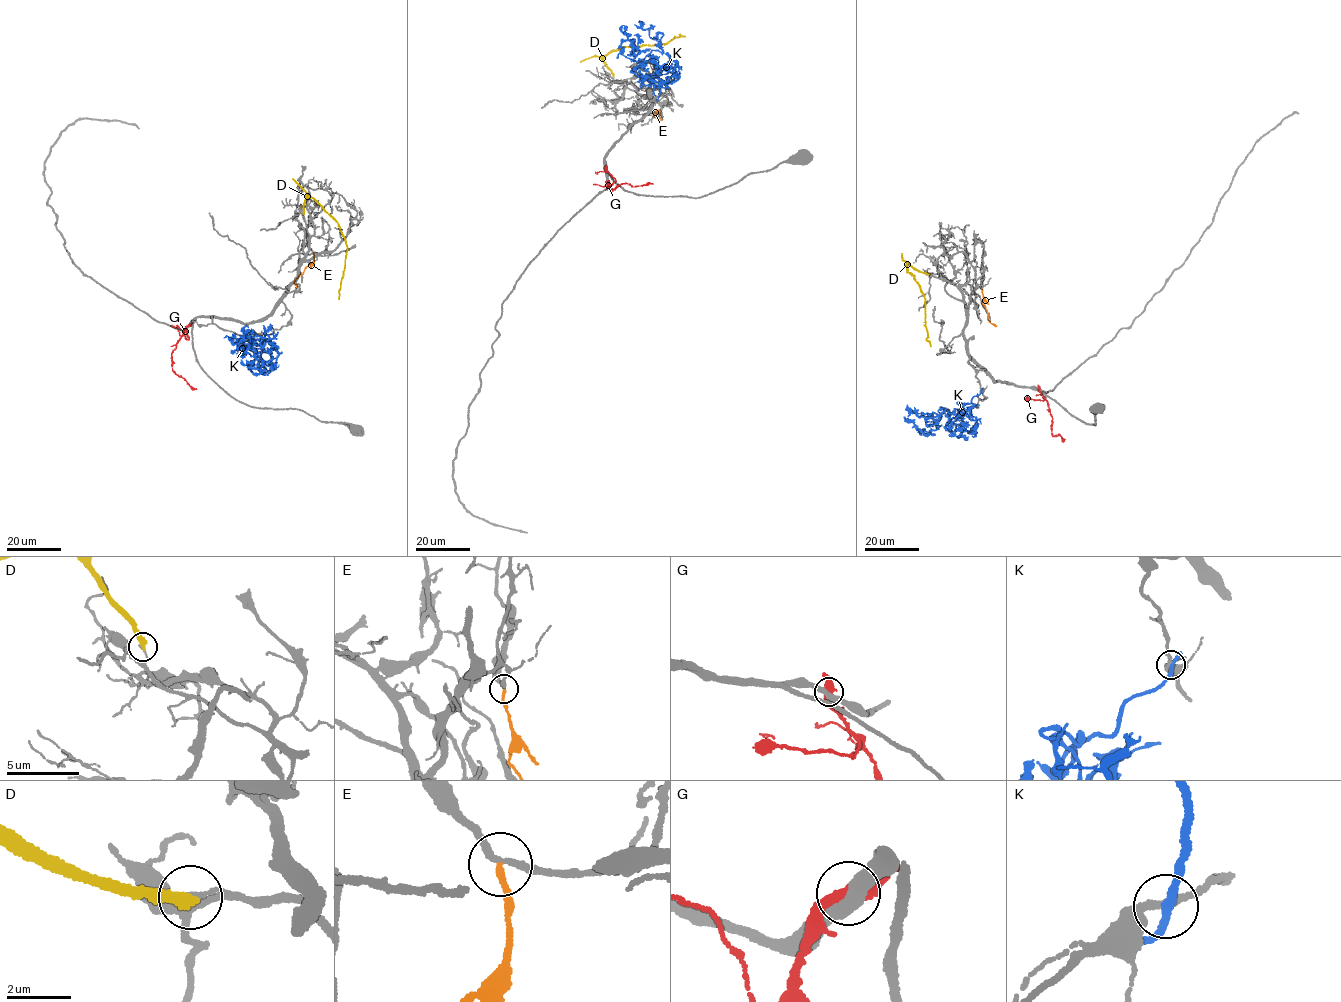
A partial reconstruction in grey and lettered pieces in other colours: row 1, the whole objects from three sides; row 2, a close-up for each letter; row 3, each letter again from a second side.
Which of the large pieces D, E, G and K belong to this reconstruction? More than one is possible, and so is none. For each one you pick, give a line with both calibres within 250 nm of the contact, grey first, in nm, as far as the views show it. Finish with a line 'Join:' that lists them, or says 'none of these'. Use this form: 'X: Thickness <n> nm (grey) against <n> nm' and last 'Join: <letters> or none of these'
Join: none of these

